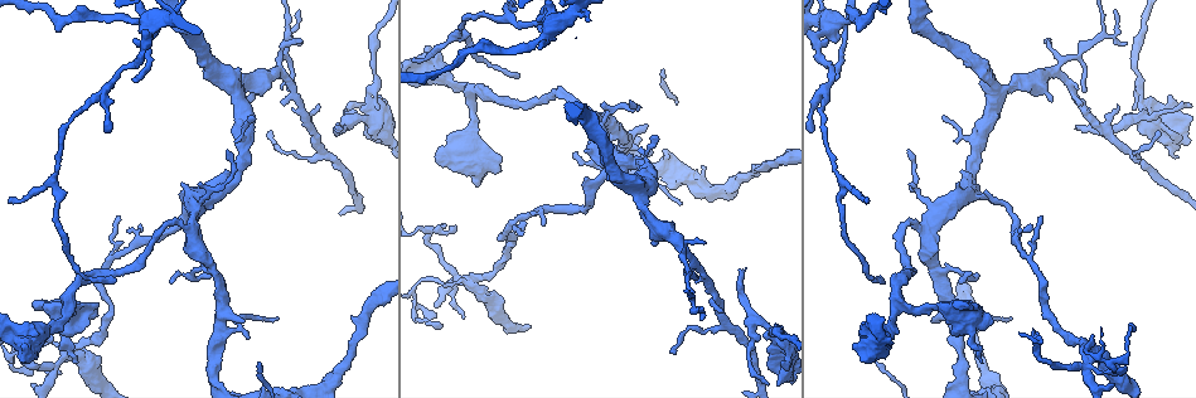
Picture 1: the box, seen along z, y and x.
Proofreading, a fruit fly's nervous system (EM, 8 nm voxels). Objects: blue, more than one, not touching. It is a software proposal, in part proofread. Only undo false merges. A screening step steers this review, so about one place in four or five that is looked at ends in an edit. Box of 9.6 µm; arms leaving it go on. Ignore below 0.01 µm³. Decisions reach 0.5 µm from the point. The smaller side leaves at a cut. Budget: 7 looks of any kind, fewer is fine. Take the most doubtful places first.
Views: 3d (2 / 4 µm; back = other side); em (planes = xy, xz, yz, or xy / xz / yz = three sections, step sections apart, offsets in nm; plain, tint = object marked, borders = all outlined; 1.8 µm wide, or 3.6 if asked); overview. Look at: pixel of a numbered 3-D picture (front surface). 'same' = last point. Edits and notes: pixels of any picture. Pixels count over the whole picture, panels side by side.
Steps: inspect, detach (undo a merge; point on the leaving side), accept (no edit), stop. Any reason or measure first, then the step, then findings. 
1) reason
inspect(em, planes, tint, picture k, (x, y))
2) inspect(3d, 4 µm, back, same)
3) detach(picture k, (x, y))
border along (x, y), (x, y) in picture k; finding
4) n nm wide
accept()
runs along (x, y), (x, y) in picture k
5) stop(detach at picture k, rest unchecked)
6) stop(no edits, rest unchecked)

arms part here
inspect(3d, 4 µm, picture 1, (825, 91))

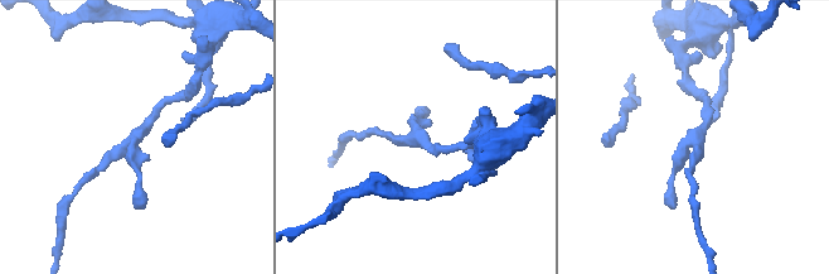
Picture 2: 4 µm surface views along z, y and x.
inspect(em, yz, step 4, tint, picture 2, (132, 138))

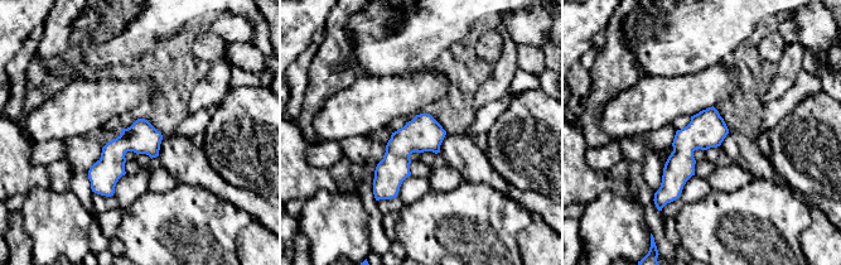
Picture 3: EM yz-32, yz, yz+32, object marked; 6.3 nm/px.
cut it another way
inspect(em, planes, tint, same)

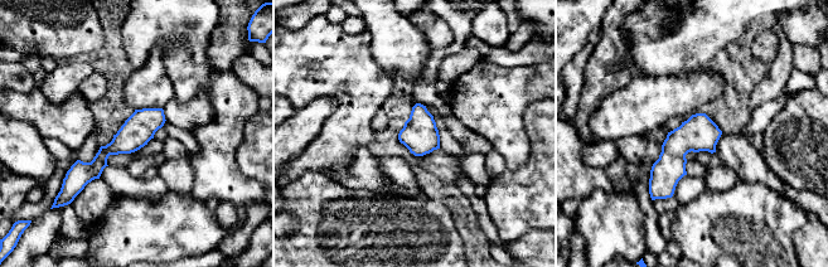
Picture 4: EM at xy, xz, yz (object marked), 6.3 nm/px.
accept()
runs along (160, 112), (74, 179) in picture 4; one neuron here

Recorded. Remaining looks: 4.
a fork
inspect(3d, 4 µm, picture 1, (51, 185))

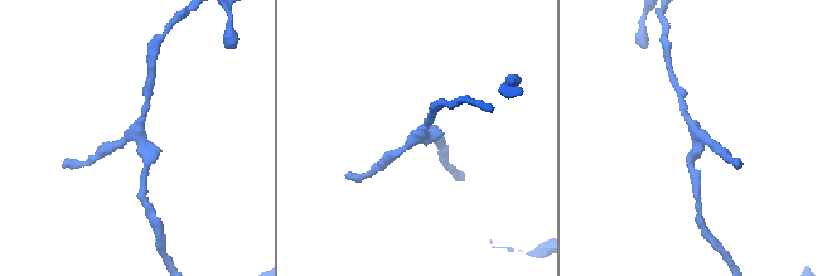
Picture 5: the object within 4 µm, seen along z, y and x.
shape alone is not enough
inspect(em, planes, tint, picture 5, (137, 134))

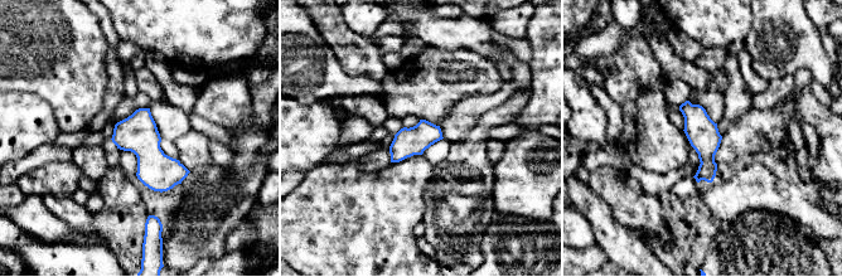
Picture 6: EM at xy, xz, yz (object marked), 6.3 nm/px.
accept()
one neuron here

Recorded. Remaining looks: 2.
arms part here
inspect(3d, 4 µm, picture 1, (275, 71))

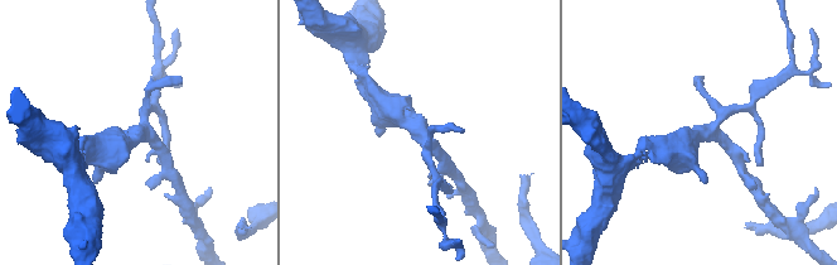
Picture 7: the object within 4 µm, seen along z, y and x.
inspect(em, yz, step 8, tint, picture 7, (141, 135))

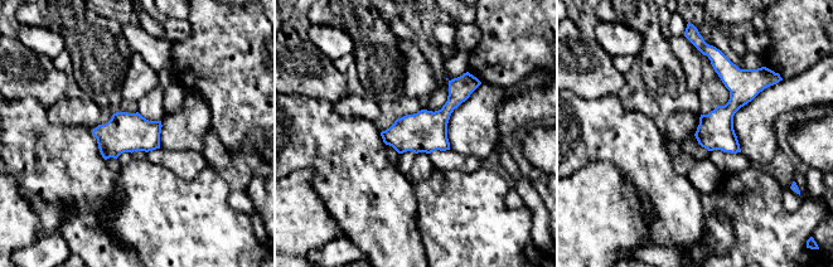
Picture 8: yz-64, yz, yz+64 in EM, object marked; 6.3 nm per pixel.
220 nm wide
accept()
one neuron here

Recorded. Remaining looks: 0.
stop(no edits, rest unchecked)

